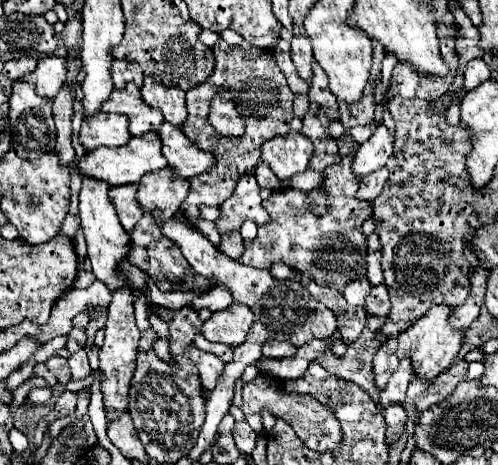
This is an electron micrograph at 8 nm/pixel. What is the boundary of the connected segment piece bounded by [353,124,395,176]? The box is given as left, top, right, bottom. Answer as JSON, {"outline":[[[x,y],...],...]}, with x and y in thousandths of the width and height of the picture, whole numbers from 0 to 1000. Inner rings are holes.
{"outline":[[[761,267],[753,288],[721,314],[709,344],[709,370],[717,378],[737,378],[749,366],[773,357],[777,340],[789,331],[789,310],[793,310],[789,288],[777,280],[773,267]]]}

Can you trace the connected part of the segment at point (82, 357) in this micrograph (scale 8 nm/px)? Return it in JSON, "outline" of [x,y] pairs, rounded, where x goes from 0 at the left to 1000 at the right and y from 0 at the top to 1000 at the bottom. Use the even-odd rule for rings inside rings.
{"outline":[[[171,753],[151,757],[139,770],[139,787],[143,787],[143,800],[147,800],[147,817],[167,817],[167,813],[183,809],[183,787],[179,787],[179,774],[175,774]]]}

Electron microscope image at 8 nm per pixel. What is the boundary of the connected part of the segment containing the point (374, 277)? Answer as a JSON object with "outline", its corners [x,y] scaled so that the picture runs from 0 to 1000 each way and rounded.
{"outline":[[[749,499],[737,512],[737,602],[745,606],[745,615],[757,615],[769,606],[769,581],[765,581],[765,529],[757,516],[757,503]]]}

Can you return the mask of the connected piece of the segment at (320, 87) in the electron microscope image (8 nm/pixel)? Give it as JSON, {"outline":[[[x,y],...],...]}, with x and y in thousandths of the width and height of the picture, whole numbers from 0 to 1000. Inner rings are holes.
{"outline":[[[629,133],[629,172],[620,194],[620,228],[677,228],[673,206],[657,189],[657,159]]]}

